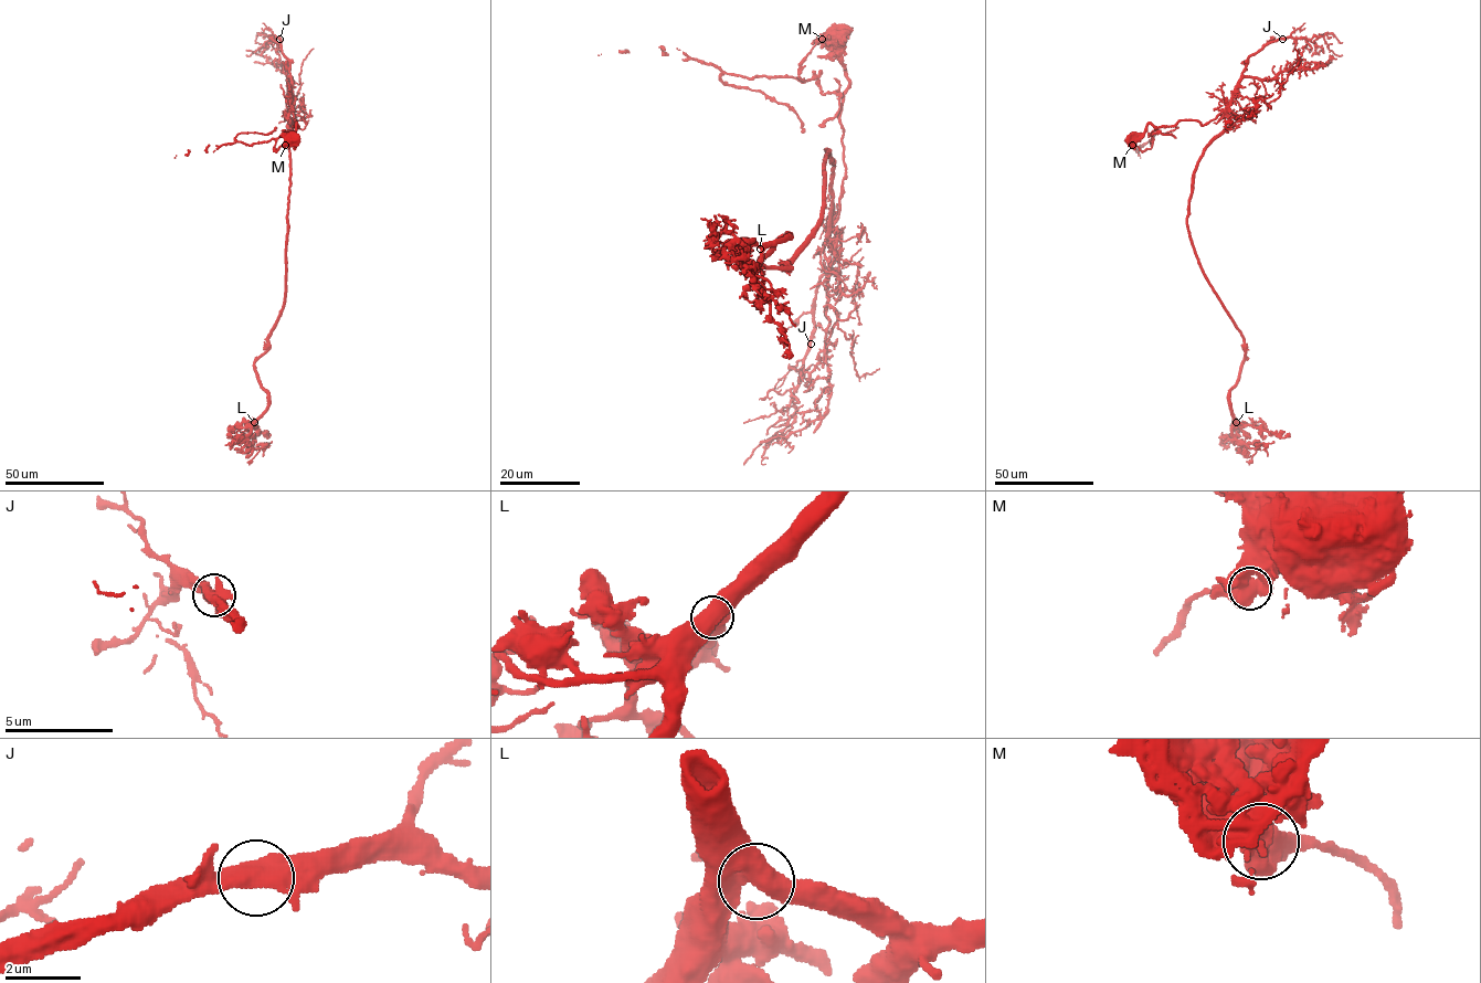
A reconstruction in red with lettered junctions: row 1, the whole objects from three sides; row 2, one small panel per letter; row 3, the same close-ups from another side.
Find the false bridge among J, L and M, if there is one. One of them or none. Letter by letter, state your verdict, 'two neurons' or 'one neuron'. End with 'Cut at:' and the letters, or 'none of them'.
J: one neuron
L: one neuron
M: two neurons
Cut at: M

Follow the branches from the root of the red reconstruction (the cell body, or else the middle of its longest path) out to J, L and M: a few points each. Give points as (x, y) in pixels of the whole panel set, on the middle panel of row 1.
J: (838, 40), (848, 81), (839, 116), (846, 176), (834, 224), (835, 257), (817, 288), (811, 344)
L: (838, 40), (838, 217), (827, 235), (827, 150), (815, 229), (787, 266), (760, 261), (789, 235), (760, 249)
M: (838, 40), (837, 44), (833, 44), (823, 39)

